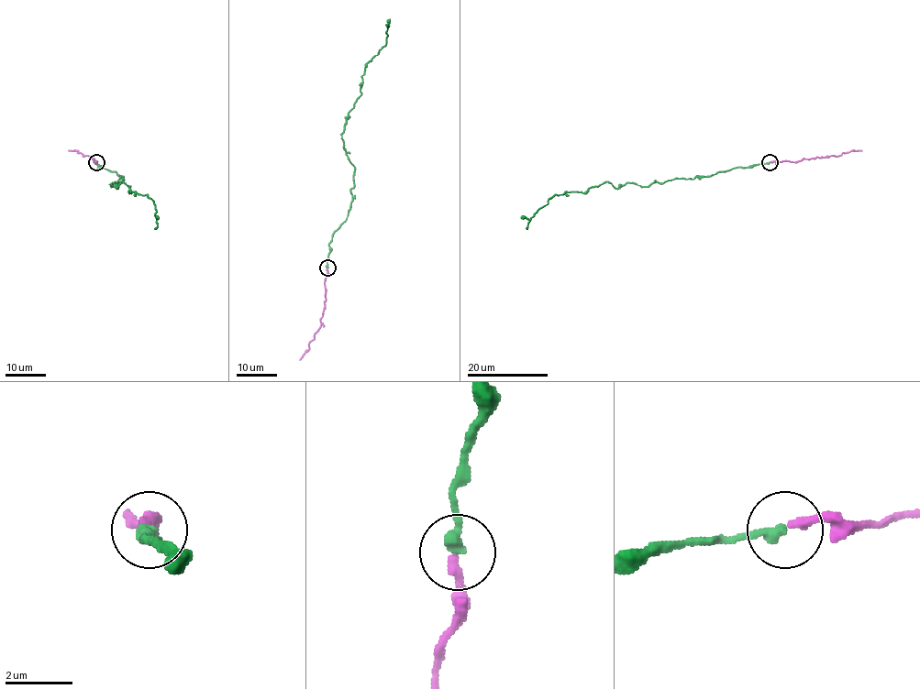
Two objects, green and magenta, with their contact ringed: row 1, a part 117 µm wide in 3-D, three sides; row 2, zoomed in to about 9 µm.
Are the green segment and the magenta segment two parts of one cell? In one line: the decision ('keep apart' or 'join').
join

